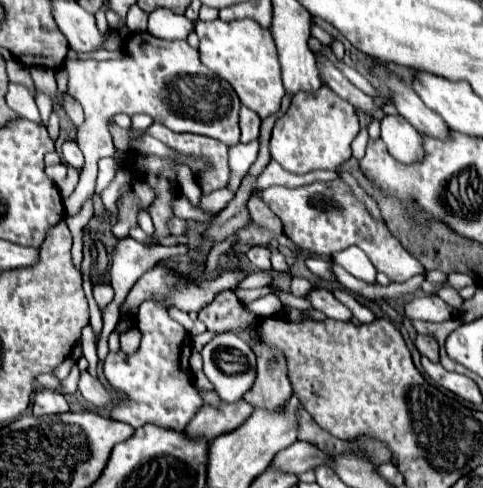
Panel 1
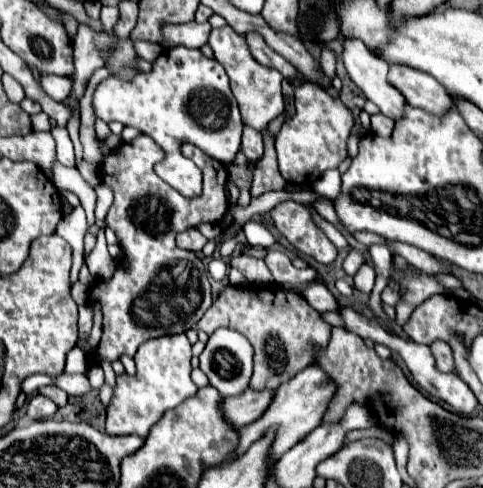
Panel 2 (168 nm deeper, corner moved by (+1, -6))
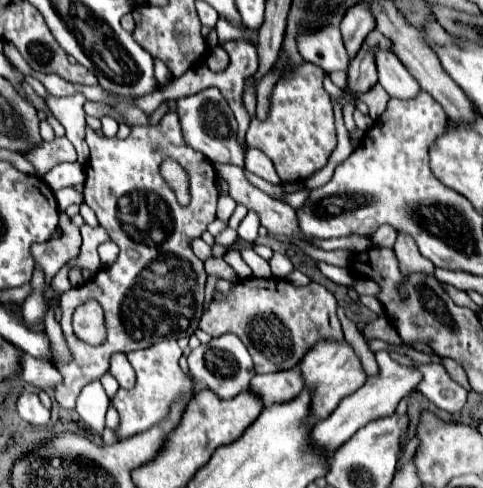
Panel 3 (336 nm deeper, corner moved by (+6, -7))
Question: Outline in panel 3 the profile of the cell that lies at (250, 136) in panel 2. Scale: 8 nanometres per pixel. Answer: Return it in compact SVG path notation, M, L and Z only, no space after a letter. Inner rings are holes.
M246 147L246 159L244 159L244 169L248 169L250 173L274 183L274 185L280 185L280 177L276 175L274 171L274 165L272 161L256 147Z

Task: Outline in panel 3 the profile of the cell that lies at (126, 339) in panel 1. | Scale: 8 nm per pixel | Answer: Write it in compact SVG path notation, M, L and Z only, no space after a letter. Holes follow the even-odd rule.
M114 353L112 355L112 361L110 361L110 373L118 379L120 387L132 387L134 383L134 371L132 371L132 365L128 363L126 355L124 353Z

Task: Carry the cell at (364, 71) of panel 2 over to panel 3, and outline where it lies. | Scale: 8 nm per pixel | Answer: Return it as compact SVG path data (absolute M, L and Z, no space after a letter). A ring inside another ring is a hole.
M324 27L316 33L302 31L302 37L298 39L298 51L304 61L322 67L326 73L348 71L350 55L338 27Z

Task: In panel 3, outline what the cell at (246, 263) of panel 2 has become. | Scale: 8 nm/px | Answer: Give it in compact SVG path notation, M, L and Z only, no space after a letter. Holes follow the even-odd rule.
M210 257L210 259L204 261L204 265L206 265L206 273L208 273L208 275L216 275L216 277L226 279L226 281L238 279L236 271L234 271L224 259L214 259L214 257Z

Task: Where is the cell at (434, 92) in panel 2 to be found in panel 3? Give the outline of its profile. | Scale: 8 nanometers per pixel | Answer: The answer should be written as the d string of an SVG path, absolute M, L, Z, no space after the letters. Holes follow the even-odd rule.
M380 51L376 55L378 83L390 97L396 99L414 99L420 93L418 81L406 69L406 65L392 51Z

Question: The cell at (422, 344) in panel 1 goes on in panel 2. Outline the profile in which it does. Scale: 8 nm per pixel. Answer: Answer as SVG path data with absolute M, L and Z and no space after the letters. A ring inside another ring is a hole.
M441 340L433 342L433 344L431 344L431 352L433 352L433 356L435 356L435 360L437 360L437 368L439 368L441 372L455 372L453 354L451 354L451 348L449 348L445 342L441 342Z

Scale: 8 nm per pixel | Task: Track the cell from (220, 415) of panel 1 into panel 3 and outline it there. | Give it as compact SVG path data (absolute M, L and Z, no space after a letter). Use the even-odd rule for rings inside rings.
M294 367L276 375L256 375L250 381L250 389L260 397L264 407L272 407L276 403L288 403L290 399L298 397L304 389L304 383L298 375L298 367Z

